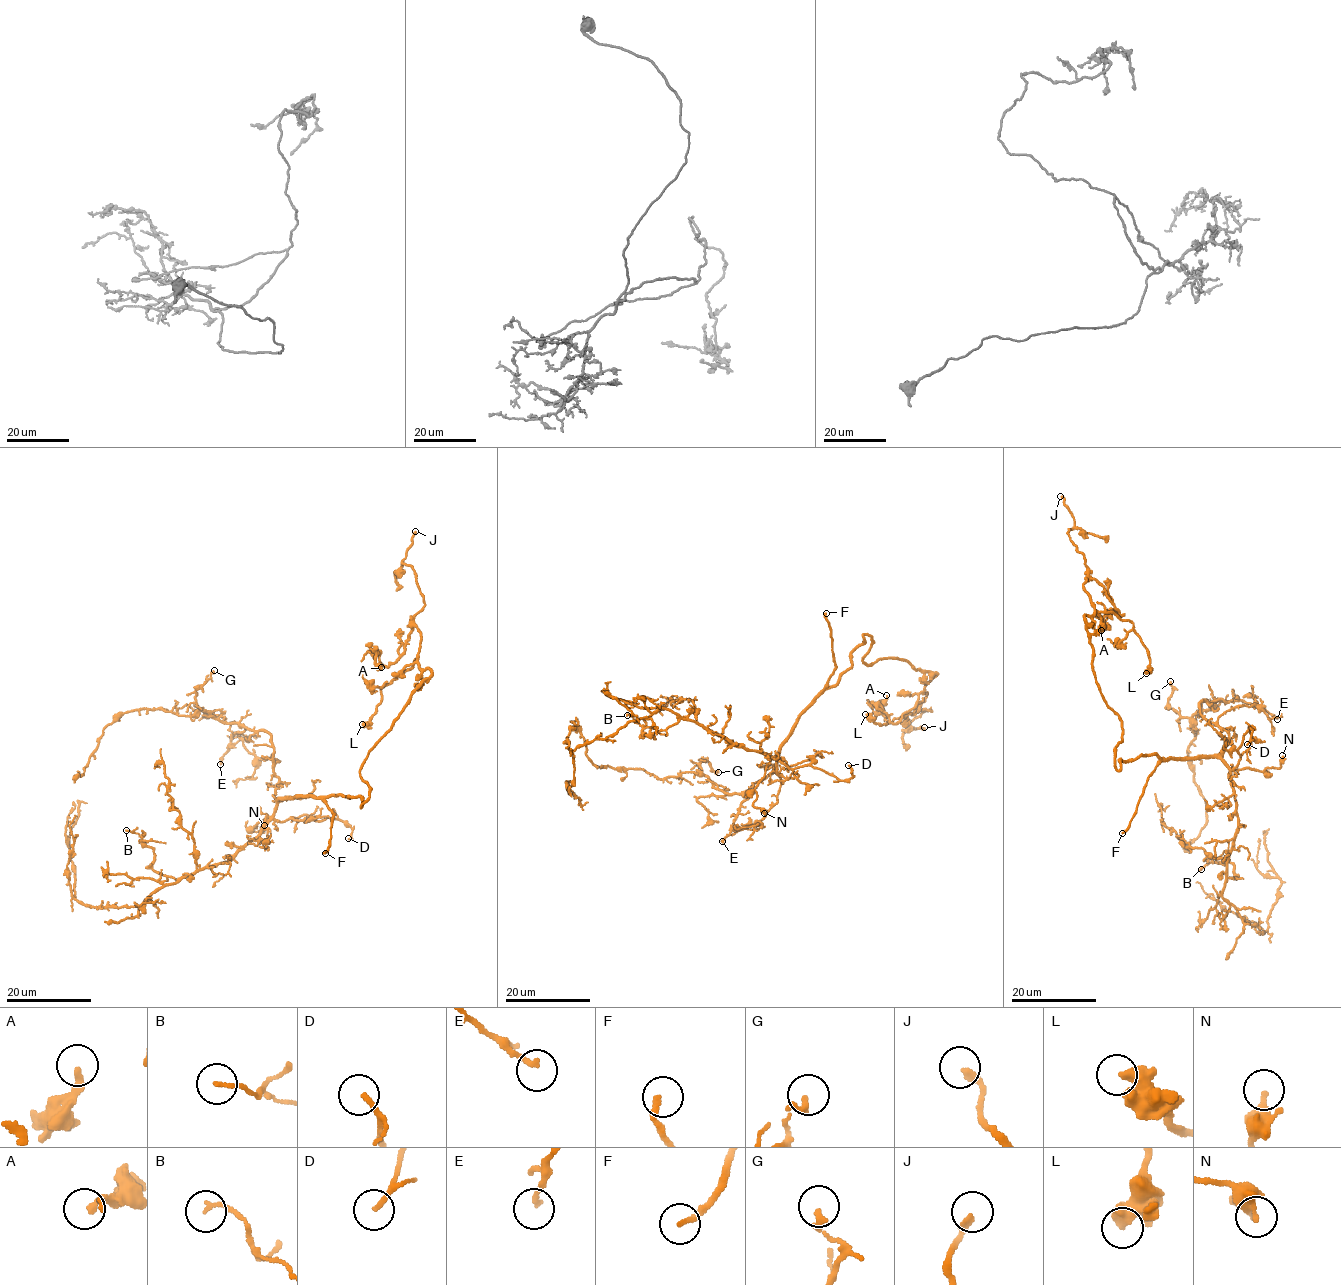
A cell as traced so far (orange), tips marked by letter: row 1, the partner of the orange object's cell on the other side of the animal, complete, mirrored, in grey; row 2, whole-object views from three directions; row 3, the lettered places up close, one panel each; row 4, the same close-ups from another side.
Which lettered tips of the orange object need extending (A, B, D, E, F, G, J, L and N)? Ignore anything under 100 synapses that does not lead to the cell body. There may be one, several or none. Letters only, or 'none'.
F

